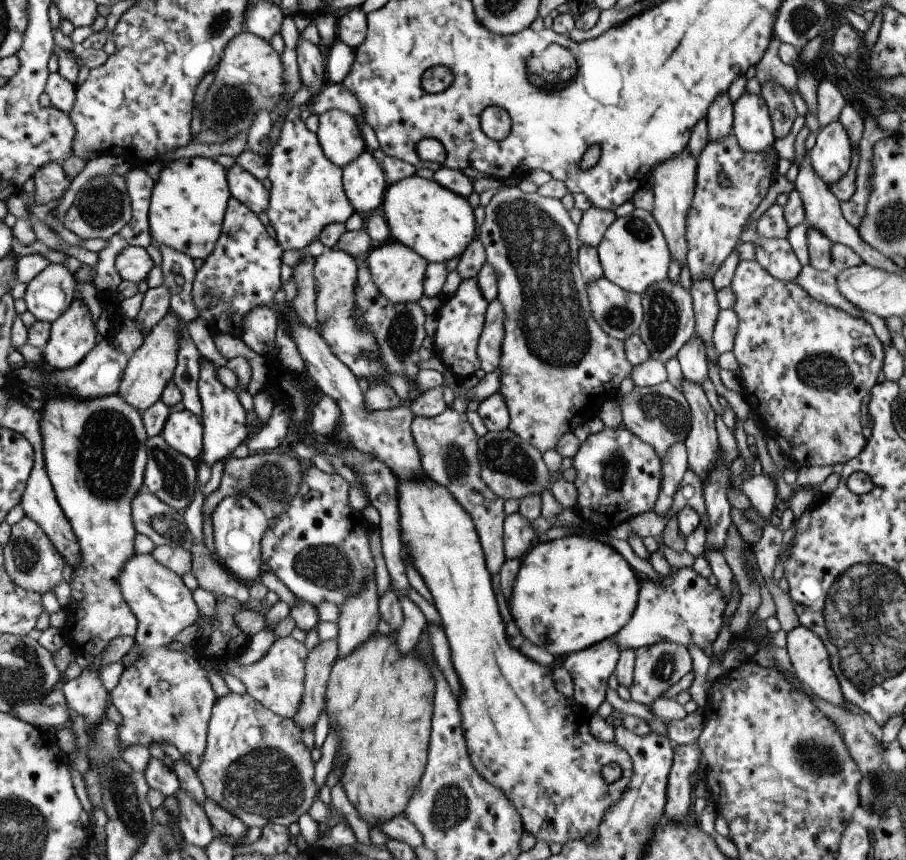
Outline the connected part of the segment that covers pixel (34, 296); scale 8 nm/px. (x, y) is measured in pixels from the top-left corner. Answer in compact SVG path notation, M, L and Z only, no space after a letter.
M51 263L27 285L23 298L37 320L54 323L78 297L77 285L78 280L70 269Z

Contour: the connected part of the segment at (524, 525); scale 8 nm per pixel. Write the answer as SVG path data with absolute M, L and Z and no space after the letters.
M518 512L505 516L502 526L505 559L519 559L530 549L535 532L529 524Z

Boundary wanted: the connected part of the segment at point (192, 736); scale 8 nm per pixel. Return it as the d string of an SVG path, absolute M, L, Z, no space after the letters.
M153 552L133 555L119 578L125 600L137 617L135 638L143 650L142 657L124 670L119 684L110 693L110 702L124 716L119 725L122 745L124 749L132 744L150 748L154 742L169 742L197 770L206 754L212 712L218 697L207 668L199 666L196 657L169 648L183 628L198 622L200 612L194 593L184 578L161 564Z

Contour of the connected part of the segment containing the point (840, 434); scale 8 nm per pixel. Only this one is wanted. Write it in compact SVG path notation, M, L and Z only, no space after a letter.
M753 259L739 260L728 287L734 296L732 309L738 318L731 352L738 364L743 400L757 412L757 418L789 440L789 444L791 440L799 440L799 444L805 446L805 454L795 456L803 456L807 466L833 466L857 456L866 441L865 430L859 422L861 398L877 383L884 355L871 325L861 317L852 317L813 300L793 281L773 278Z

